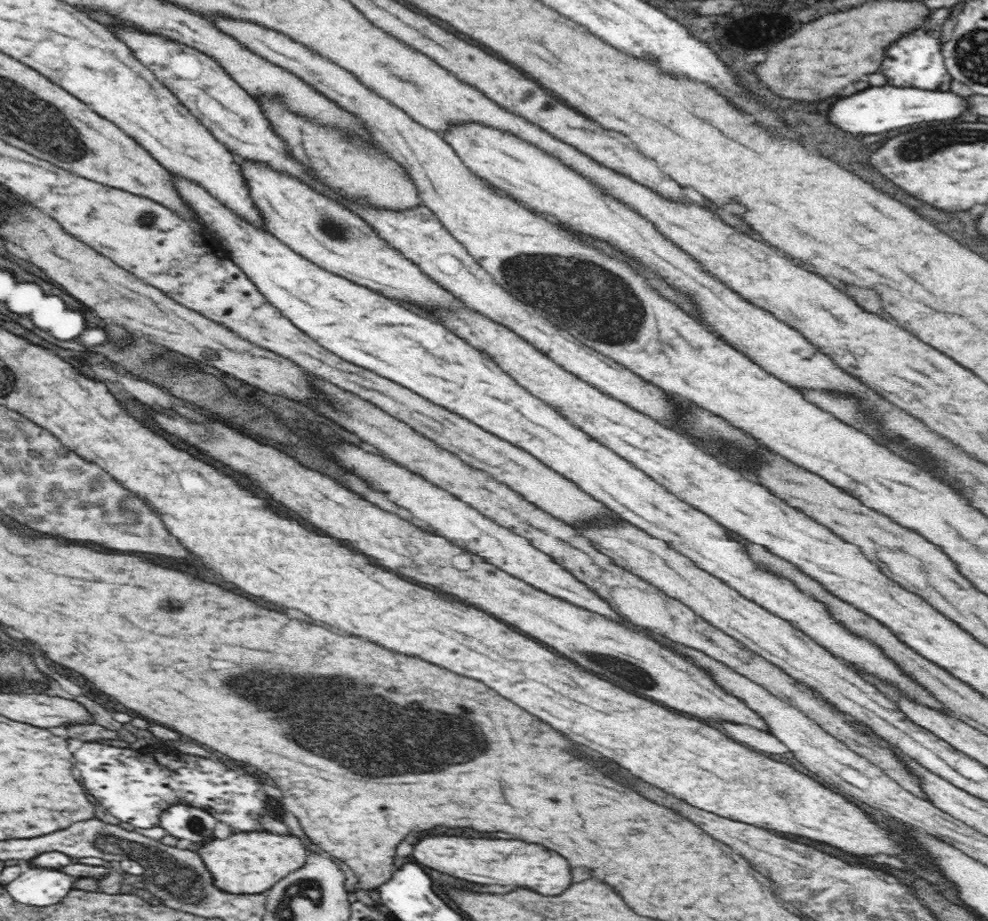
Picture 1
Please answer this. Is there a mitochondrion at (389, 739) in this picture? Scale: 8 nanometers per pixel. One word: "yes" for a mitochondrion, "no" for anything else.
yes

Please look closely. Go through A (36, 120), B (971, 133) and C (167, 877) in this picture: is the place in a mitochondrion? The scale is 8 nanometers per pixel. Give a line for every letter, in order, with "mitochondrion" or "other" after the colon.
A: mitochondrion
B: mitochondrion
C: mitochondrion

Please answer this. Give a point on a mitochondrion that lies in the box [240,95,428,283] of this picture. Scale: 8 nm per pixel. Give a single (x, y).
(330, 226)

